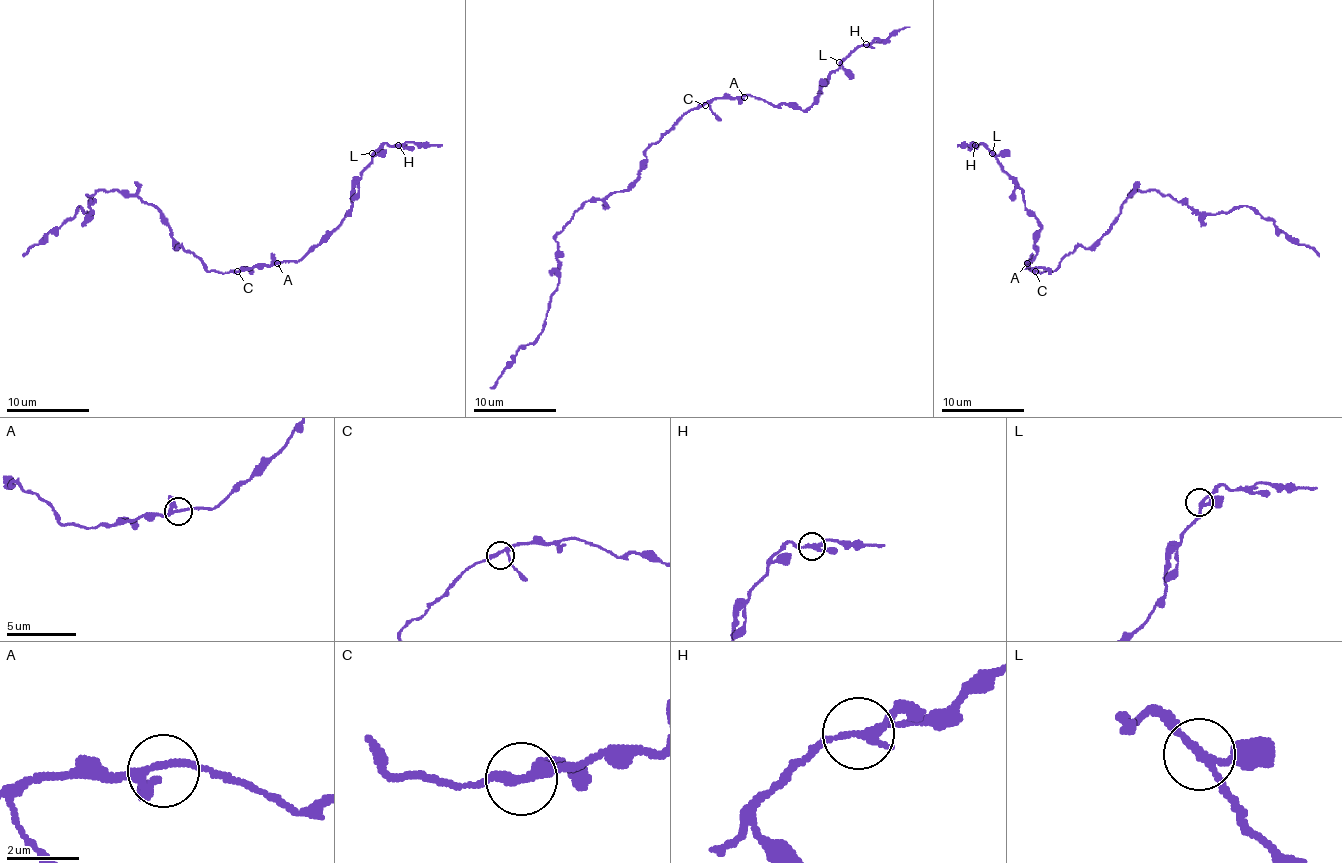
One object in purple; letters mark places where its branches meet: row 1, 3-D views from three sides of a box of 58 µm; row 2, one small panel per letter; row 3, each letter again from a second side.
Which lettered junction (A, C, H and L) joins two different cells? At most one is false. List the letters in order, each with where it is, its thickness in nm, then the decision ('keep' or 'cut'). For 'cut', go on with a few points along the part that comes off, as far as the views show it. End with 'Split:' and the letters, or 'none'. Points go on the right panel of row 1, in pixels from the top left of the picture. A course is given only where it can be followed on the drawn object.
A: (1027, 263) | 200 nm | keep
C: (1035, 271) | 240 nm | keep
H: (975, 145) | 200 nm | cut | (975, 145), (957, 145)
L: (992, 153) | 190 nm | keep
Split: H

